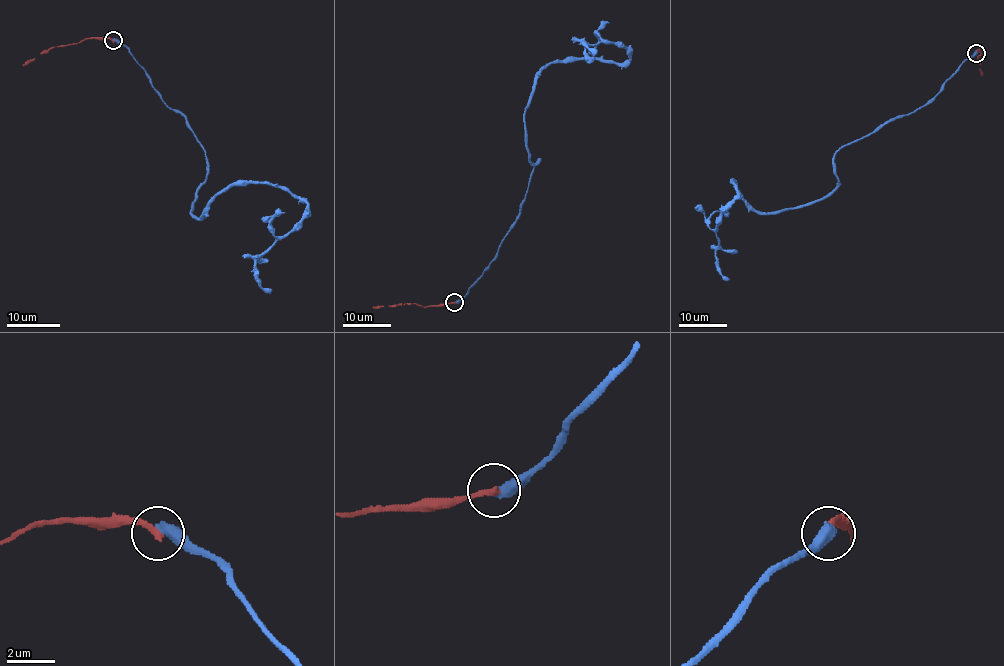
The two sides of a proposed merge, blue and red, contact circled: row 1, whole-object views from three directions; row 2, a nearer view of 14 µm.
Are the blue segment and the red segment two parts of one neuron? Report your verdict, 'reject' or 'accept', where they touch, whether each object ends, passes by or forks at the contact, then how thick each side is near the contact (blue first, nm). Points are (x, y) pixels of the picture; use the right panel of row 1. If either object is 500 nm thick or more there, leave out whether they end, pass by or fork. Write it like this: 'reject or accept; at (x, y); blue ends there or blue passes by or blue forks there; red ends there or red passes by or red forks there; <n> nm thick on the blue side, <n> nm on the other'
reject; at (976, 53); 500 nm thick on the blue side, 280 nm on the other

